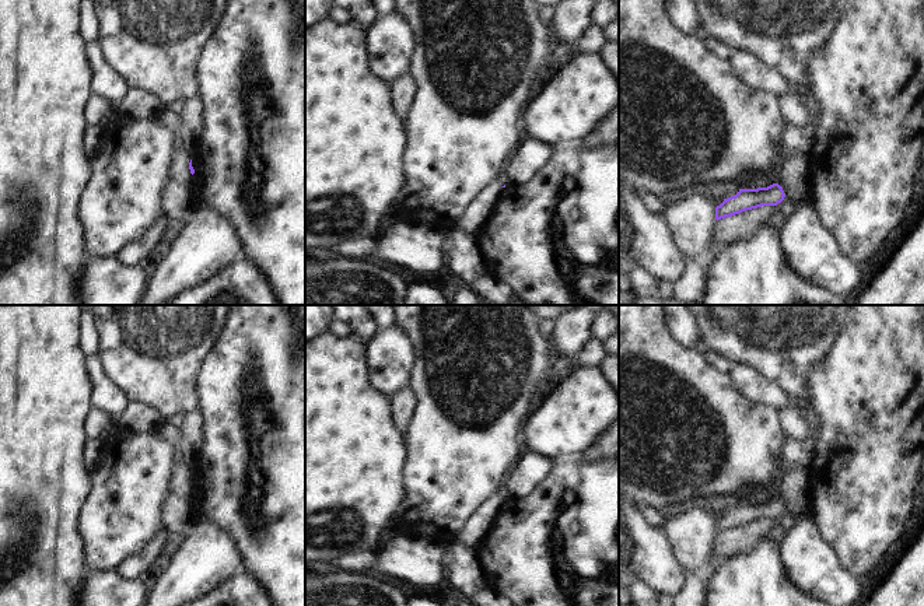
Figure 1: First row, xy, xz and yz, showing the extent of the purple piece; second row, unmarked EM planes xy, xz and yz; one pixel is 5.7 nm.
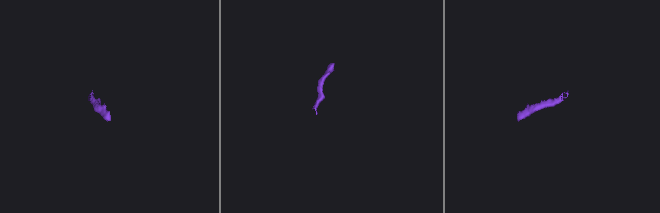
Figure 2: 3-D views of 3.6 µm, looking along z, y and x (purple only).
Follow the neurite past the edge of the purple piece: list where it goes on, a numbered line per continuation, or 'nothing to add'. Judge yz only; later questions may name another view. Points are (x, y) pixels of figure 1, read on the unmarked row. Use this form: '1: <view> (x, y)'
nothing to add

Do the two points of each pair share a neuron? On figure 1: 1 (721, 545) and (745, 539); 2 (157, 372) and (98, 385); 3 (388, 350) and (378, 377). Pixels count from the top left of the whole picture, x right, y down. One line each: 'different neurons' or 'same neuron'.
1: same neuron
2: different neurons
3: same neuron

